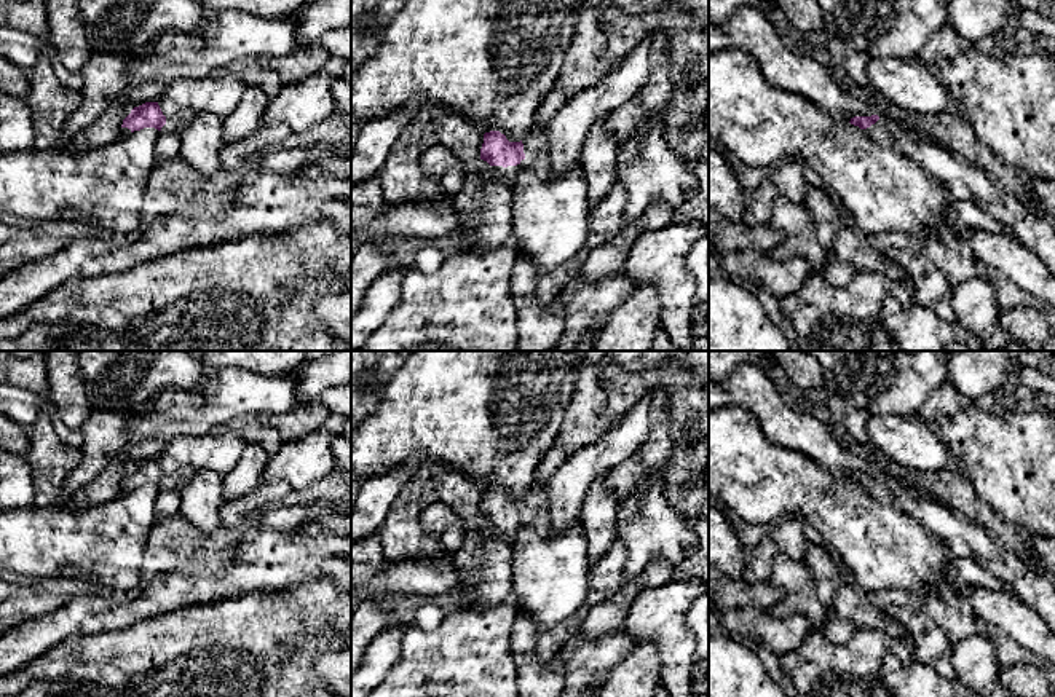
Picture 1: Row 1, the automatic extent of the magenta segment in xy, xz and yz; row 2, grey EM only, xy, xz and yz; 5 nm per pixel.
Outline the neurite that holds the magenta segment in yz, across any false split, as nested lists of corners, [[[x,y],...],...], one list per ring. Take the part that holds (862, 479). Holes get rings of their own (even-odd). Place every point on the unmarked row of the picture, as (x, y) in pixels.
[[[878,472],[854,474],[849,480],[863,486],[879,502],[918,520],[953,557],[975,558],[988,573],[1004,581],[1055,633],[1055,585],[1020,555],[1001,545],[978,525],[956,517],[946,506],[897,486]]]

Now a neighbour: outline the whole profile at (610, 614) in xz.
[[[664,560],[650,561],[643,571],[624,582],[611,597],[589,608],[579,635],[584,640],[597,640],[621,628],[634,598],[643,590],[669,584],[672,581],[672,571],[674,568]]]

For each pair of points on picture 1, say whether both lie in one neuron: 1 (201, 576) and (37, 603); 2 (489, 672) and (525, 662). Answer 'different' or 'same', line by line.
1: different
2: different

